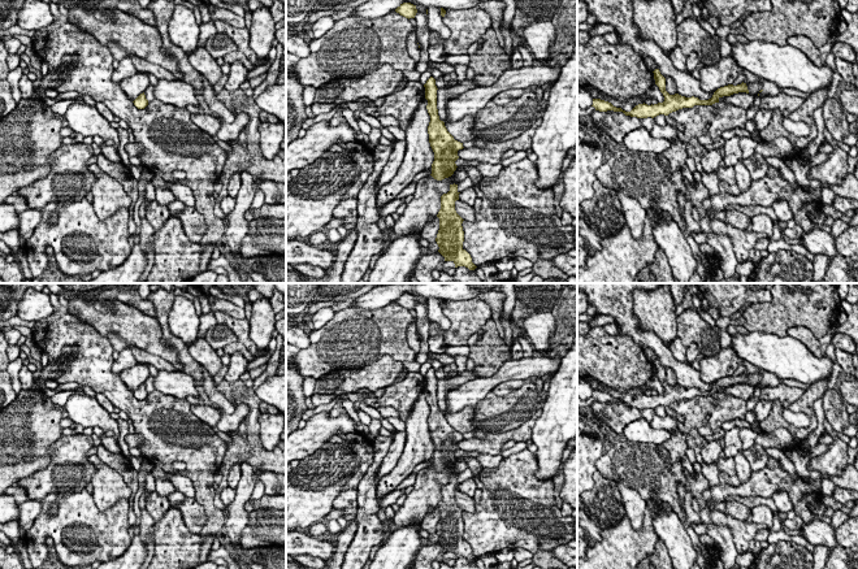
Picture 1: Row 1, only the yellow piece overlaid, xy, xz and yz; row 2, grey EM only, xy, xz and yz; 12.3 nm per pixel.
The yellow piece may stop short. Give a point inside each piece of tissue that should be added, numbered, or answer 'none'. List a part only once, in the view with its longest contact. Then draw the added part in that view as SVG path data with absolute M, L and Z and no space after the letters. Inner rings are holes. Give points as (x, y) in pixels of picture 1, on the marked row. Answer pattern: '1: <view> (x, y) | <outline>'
none

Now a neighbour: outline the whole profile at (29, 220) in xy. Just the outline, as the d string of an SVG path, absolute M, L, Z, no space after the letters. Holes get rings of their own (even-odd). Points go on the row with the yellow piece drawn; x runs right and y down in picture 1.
M26 209L23 212L20 213L20 227L18 227L18 234L20 236L23 238L23 240L27 240L35 227L39 225L39 222L42 221L42 213L38 209Z

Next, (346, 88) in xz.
M389 64L382 65L370 74L359 78L333 79L316 88L315 101L334 104L338 99L346 103L365 97L376 101L395 91L404 75Z

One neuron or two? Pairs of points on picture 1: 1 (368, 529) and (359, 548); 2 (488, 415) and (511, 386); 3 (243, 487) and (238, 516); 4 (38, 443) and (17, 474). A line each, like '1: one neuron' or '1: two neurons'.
1: one neuron
2: two neurons
3: one neuron
4: one neuron

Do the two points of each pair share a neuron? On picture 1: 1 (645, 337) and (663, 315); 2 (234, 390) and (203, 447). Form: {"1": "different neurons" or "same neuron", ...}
{"1": "different neurons", "2": "different neurons"}

